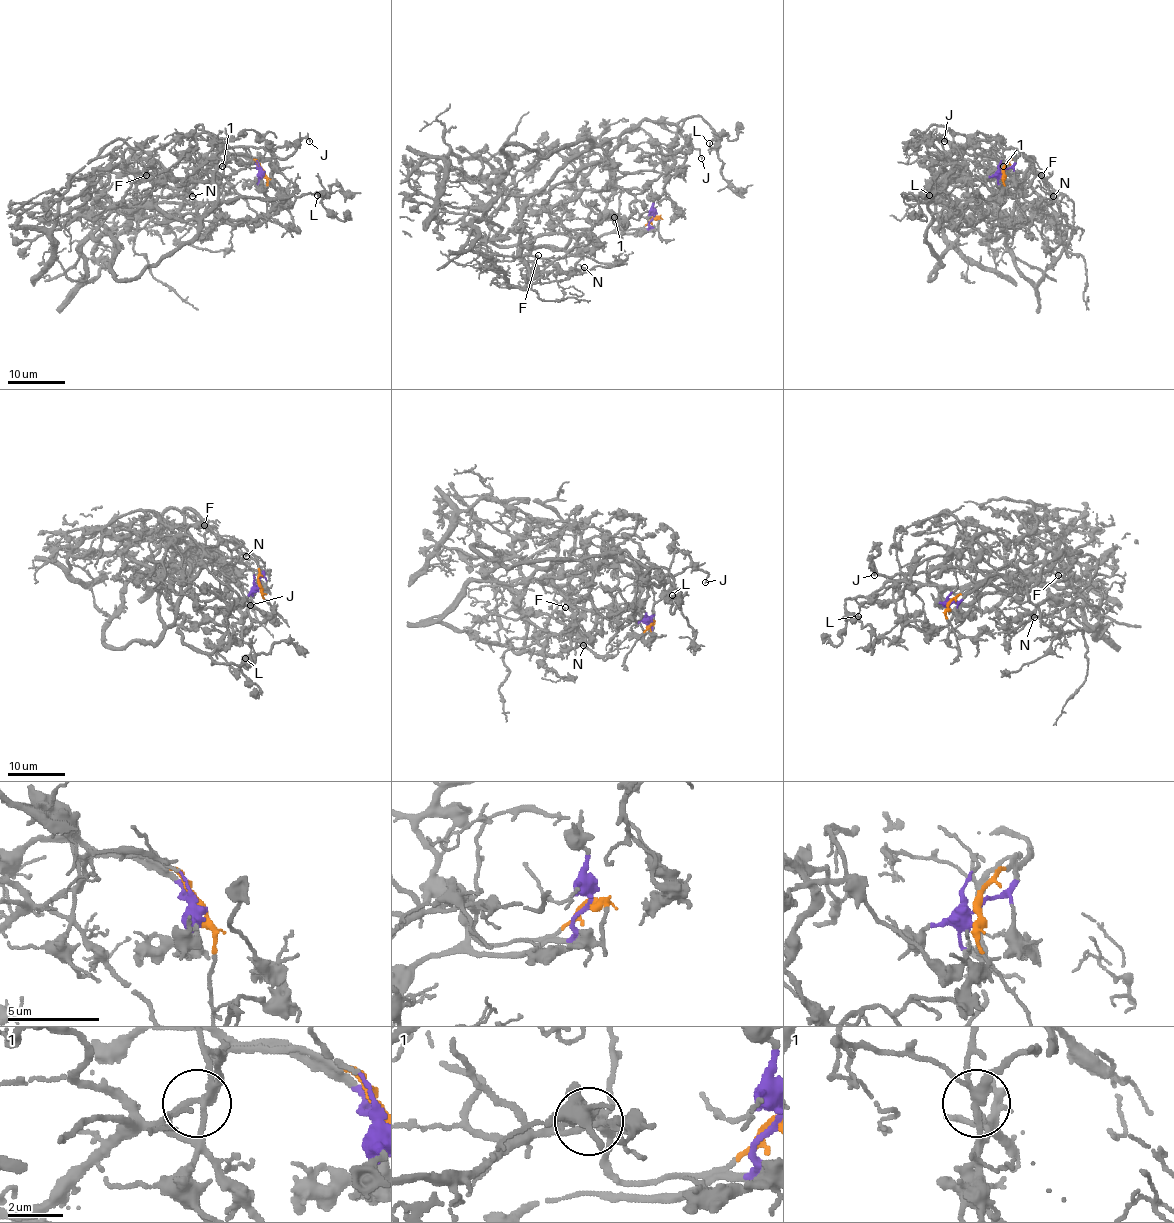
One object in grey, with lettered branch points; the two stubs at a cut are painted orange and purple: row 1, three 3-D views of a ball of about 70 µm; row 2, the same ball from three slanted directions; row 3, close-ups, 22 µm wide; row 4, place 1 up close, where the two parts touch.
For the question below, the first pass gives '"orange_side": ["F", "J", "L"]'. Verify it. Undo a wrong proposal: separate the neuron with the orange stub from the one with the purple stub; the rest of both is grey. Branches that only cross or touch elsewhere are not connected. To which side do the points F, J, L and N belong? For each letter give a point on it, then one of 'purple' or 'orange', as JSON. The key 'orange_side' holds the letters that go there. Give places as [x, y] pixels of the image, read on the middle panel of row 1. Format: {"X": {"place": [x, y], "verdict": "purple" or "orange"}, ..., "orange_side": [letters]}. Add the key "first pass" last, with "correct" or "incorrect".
{"F": {"place": [538, 255], "verdict": "purple"}, "J": {"place": [701, 158], "verdict": "orange"}, "L": {"place": [709, 143], "verdict": "orange"}, "N": {"place": [584, 267], "verdict": "purple"}, "orange_side": ["J", "L"], "first pass": "incorrect"}

